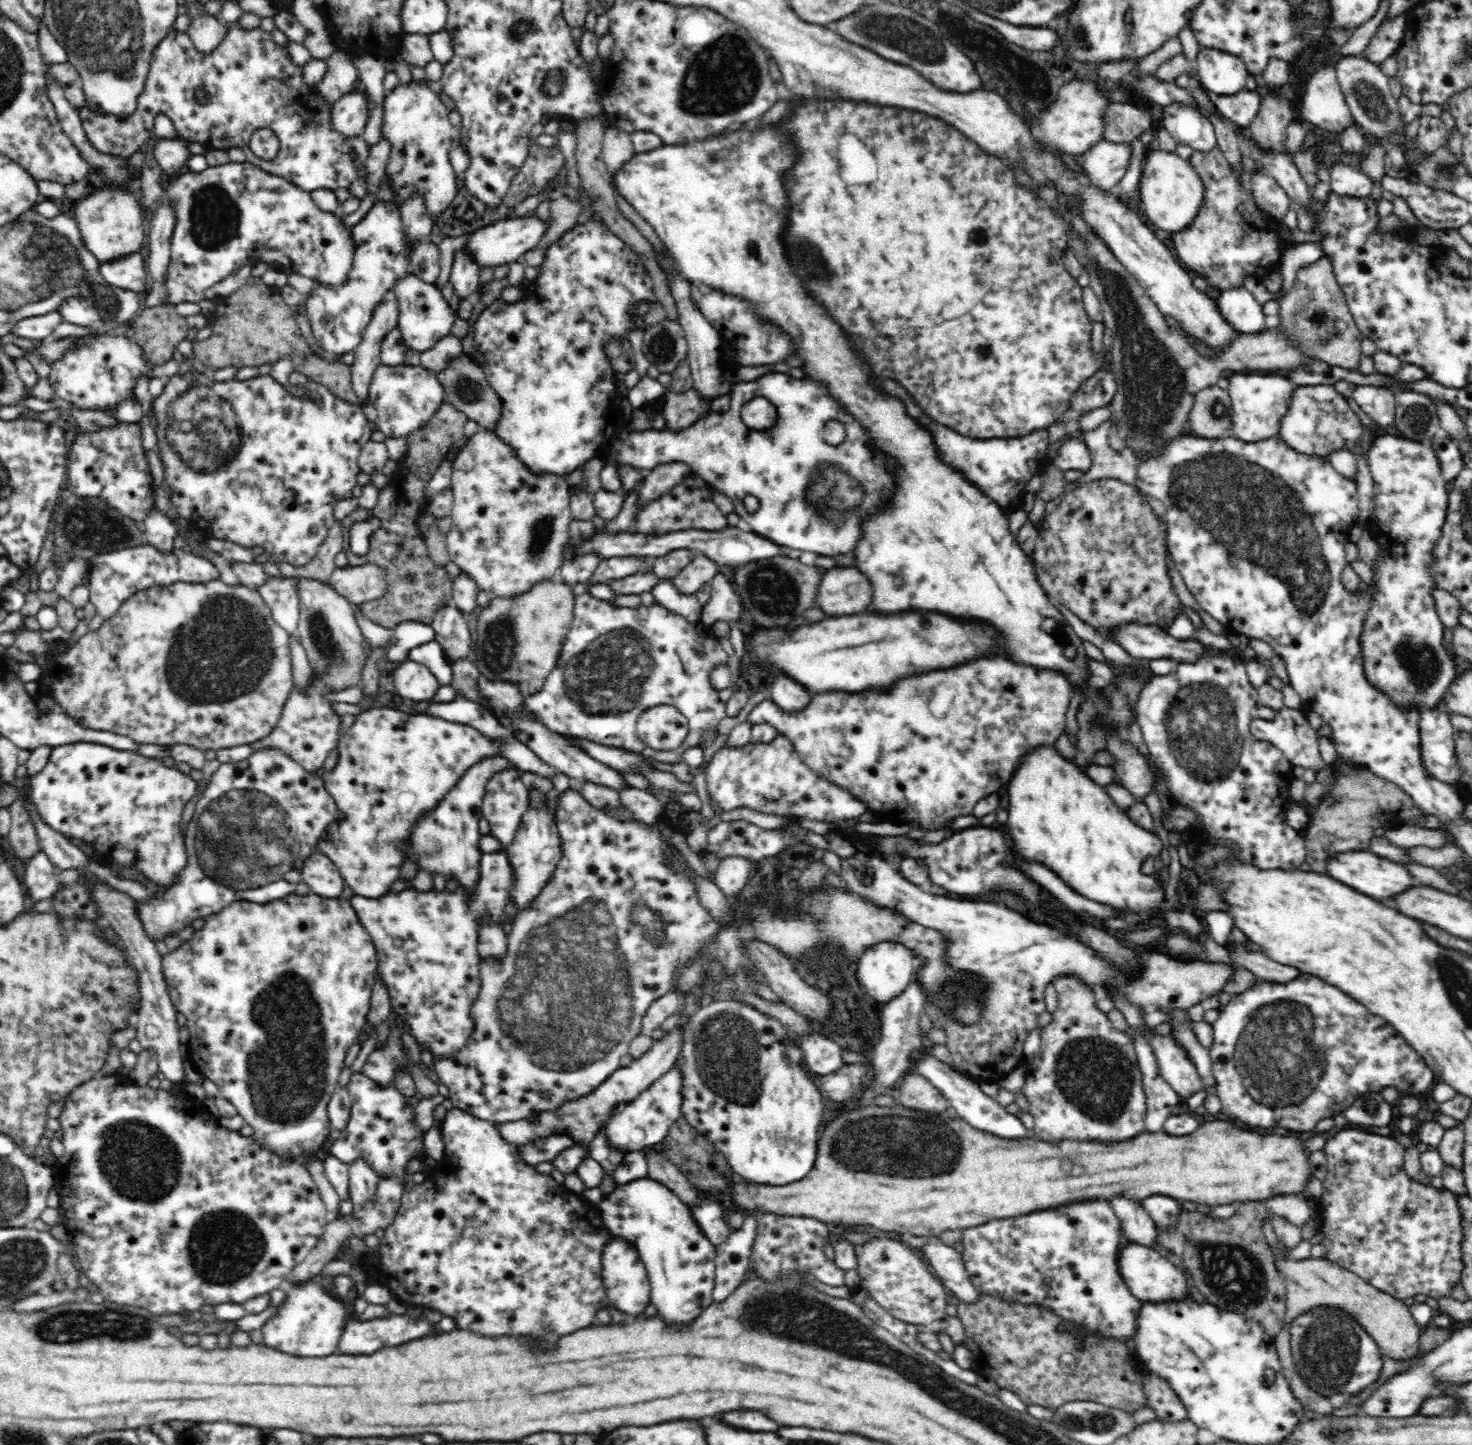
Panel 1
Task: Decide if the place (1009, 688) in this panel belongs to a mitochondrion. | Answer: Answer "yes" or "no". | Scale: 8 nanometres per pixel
no

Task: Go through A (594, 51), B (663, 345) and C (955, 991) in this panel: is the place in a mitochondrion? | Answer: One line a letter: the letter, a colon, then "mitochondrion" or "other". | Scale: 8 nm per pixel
A: other
B: mitochondrion
C: mitochondrion

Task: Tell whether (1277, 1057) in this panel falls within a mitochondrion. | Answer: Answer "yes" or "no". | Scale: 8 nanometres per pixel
yes

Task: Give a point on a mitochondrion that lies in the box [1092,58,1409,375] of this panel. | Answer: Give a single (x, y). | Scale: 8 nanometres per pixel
(1315, 321)

